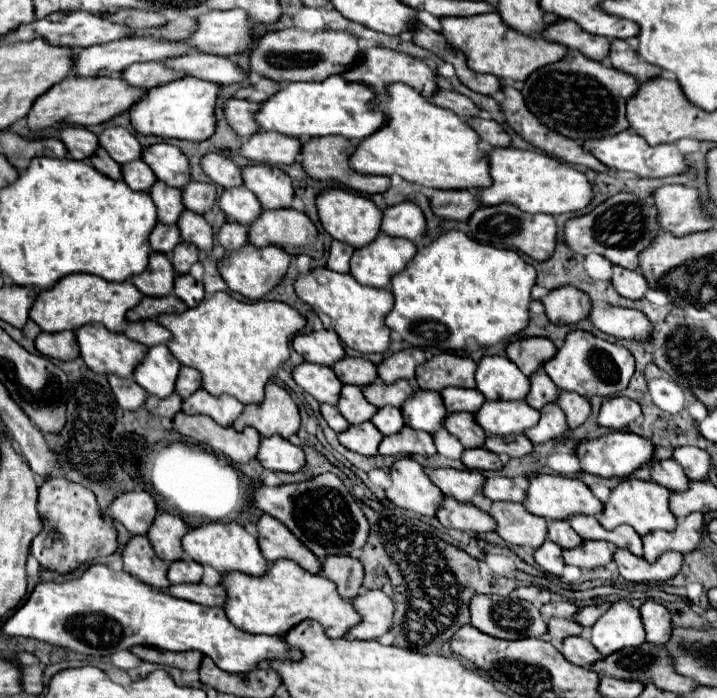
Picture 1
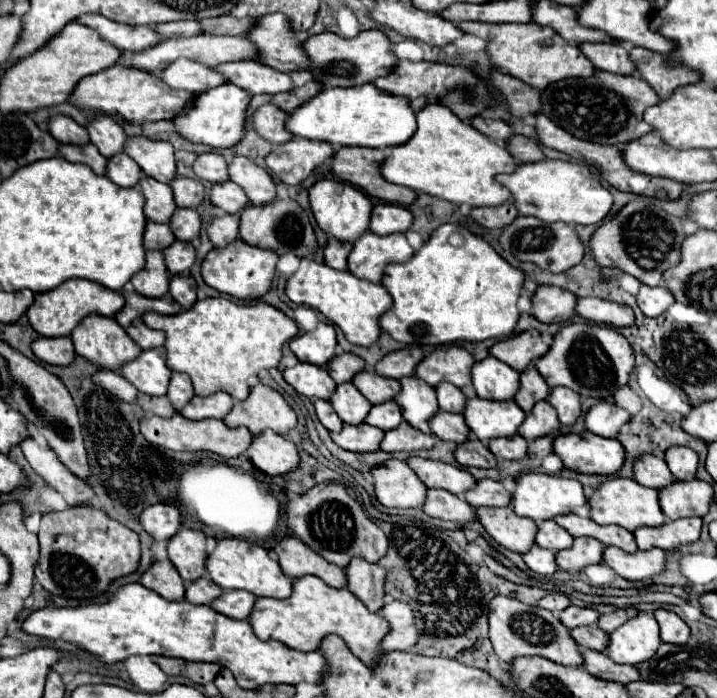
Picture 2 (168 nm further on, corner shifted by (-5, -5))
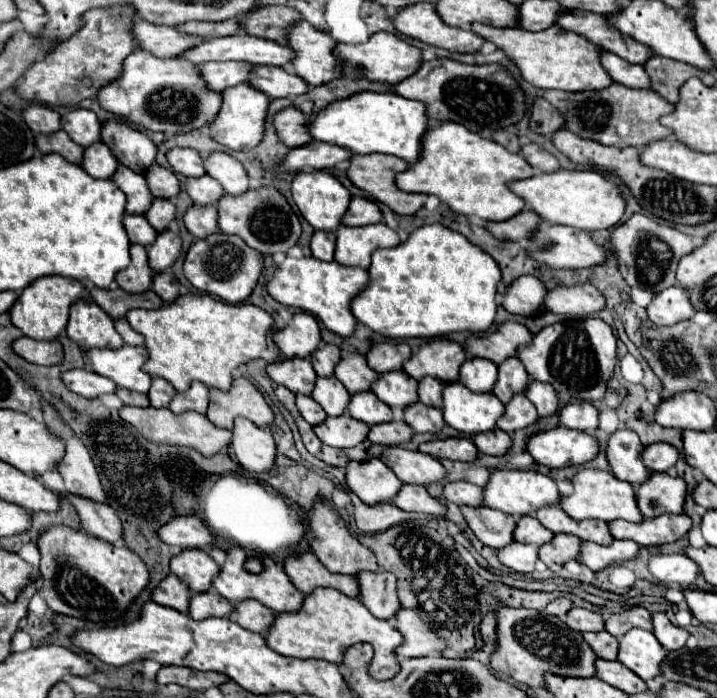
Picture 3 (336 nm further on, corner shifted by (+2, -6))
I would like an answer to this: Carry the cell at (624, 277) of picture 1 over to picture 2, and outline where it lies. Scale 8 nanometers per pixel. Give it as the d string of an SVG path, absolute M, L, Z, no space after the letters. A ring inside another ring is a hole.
M641 285L641 291L637 295L637 305L647 317L663 315L669 309L669 305L673 305L673 303L675 303L675 297L665 287L645 287L645 285Z

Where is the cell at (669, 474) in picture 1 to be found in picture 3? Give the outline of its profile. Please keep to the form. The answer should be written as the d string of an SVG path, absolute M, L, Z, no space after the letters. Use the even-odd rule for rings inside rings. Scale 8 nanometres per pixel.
M616 430L608 440L608 462L618 480L640 486L652 472L642 462L642 442L632 430Z

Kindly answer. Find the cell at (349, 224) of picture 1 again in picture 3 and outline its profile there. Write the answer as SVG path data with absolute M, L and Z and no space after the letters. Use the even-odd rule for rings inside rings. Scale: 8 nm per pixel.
M302 172L294 178L292 182L292 196L294 202L300 210L300 214L304 216L304 220L314 228L314 230L326 230L326 232L334 232L342 226L342 218L350 206L350 192L348 188L344 188L332 174L328 172Z

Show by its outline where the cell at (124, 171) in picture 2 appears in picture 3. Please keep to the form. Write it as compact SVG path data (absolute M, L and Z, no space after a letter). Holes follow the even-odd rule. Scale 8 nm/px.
M98 142L98 146L92 146L90 150L86 150L86 162L82 164L82 168L92 178L110 180L118 170L118 160L104 142Z

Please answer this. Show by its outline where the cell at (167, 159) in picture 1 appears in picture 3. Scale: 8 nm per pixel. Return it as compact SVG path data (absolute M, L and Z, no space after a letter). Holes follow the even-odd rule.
M106 122L102 126L102 142L112 150L122 166L134 172L146 172L150 166L156 166L156 144L126 122Z

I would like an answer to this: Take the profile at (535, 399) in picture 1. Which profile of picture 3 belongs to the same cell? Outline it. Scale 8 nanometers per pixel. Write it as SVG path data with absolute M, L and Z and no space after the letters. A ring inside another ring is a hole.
M514 356L514 358L508 358L506 362L502 362L502 366L498 366L498 382L494 386L494 394L504 404L508 404L512 400L512 396L522 394L528 384L530 384L528 372L524 370L522 362Z

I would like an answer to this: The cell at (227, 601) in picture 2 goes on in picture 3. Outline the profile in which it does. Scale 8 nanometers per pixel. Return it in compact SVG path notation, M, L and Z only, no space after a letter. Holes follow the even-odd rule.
M240 600L234 604L234 610L228 614L228 620L240 624L246 630L264 634L272 624L274 612L260 604L258 600Z

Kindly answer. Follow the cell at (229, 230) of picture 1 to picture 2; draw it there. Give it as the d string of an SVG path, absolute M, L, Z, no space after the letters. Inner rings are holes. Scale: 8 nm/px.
M233 213L215 217L207 227L207 235L215 247L229 245L239 237L239 217Z

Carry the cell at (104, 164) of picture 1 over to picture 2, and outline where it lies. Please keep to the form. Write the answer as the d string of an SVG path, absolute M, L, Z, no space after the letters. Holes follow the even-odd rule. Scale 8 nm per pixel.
M63 143L59 153L73 163L85 163L89 165L97 175L105 175L105 167L107 167L107 157L101 157L101 153L97 151L97 147L93 143L85 143L85 145L69 145Z

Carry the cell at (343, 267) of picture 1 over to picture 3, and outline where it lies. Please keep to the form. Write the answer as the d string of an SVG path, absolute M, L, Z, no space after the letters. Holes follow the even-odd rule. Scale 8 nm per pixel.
M314 232L312 236L312 254L314 258L318 260L324 260L324 262L332 262L334 260L334 250L336 250L336 234L330 232Z

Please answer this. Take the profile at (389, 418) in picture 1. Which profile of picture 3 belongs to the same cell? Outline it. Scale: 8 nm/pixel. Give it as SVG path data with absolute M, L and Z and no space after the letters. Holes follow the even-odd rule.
M354 394L348 406L348 414L360 422L366 422L368 426L384 424L392 420L392 410L376 398L376 394Z

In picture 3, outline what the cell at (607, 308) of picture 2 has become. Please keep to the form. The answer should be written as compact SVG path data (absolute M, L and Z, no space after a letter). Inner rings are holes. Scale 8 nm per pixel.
M586 282L578 286L558 286L550 290L544 306L554 314L592 316L606 306L606 300L592 284Z

